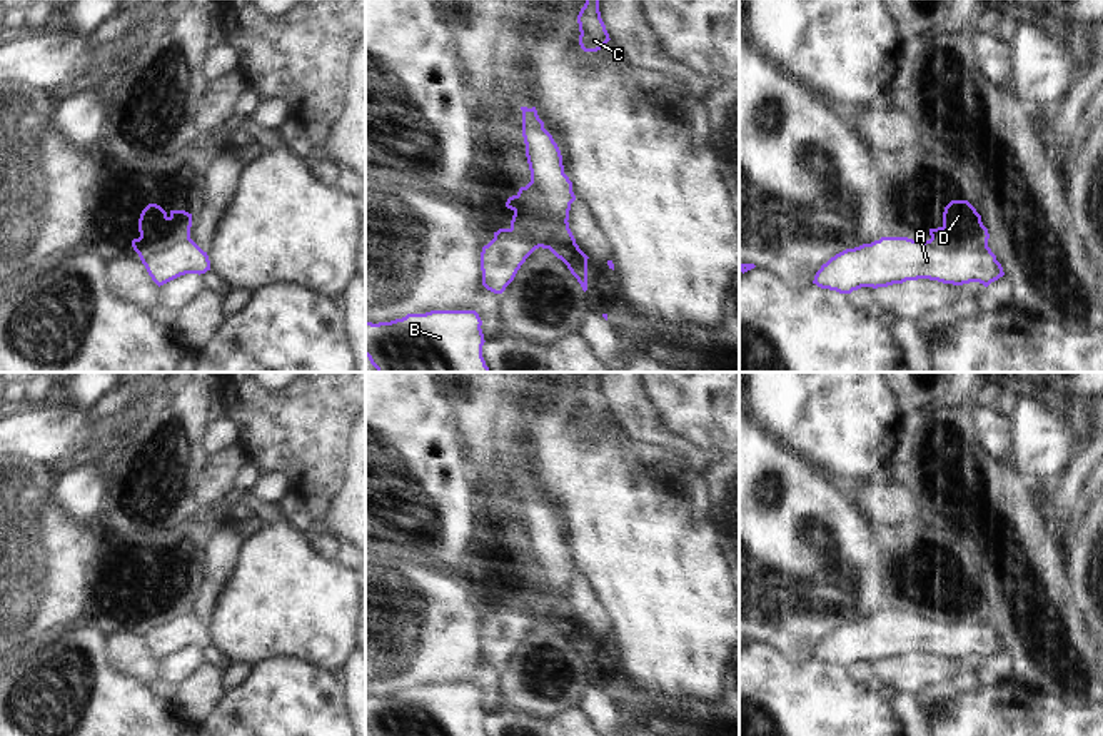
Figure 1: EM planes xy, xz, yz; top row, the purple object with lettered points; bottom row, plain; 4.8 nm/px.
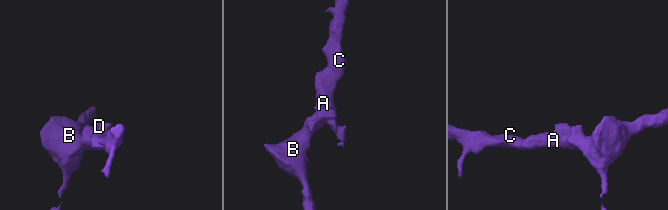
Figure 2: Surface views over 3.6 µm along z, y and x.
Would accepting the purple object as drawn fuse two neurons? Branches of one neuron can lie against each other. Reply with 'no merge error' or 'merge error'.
no merge error

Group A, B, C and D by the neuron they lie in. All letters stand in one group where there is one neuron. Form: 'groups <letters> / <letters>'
groups A B C D

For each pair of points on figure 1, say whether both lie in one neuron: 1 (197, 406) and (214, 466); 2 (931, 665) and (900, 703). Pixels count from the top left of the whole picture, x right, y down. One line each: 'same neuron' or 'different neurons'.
1: different neurons
2: different neurons

